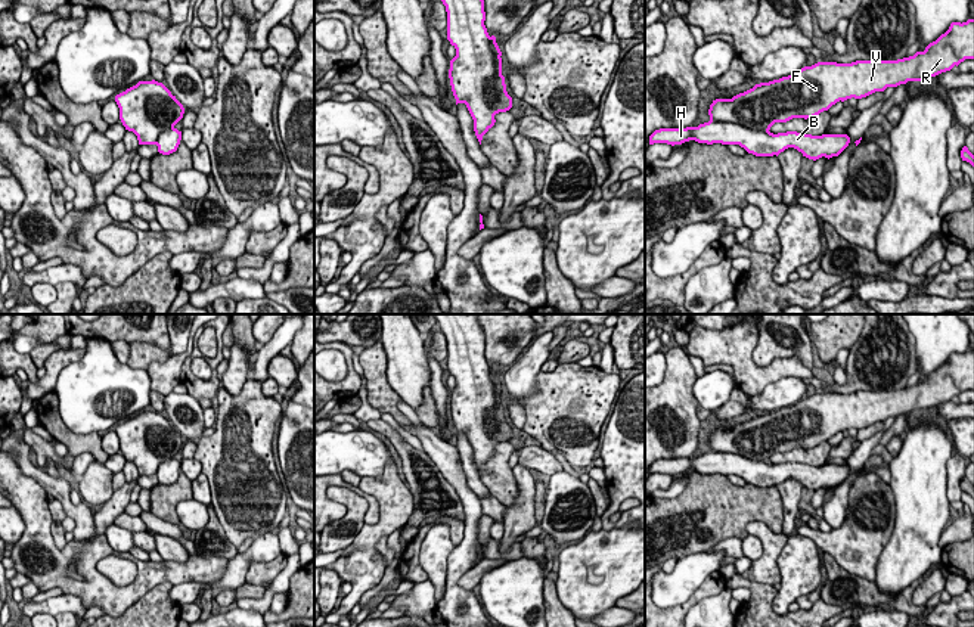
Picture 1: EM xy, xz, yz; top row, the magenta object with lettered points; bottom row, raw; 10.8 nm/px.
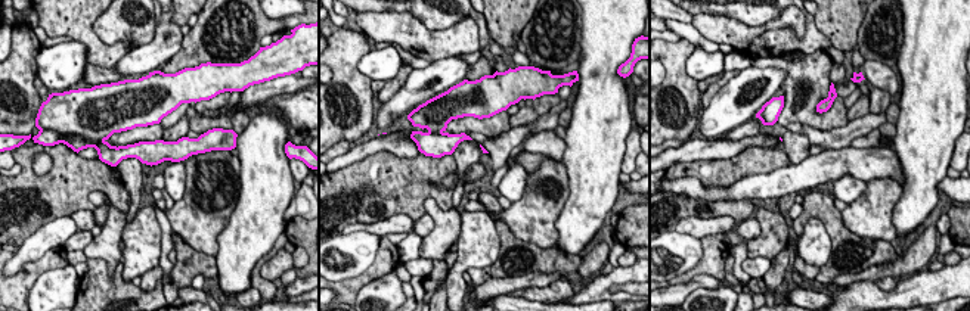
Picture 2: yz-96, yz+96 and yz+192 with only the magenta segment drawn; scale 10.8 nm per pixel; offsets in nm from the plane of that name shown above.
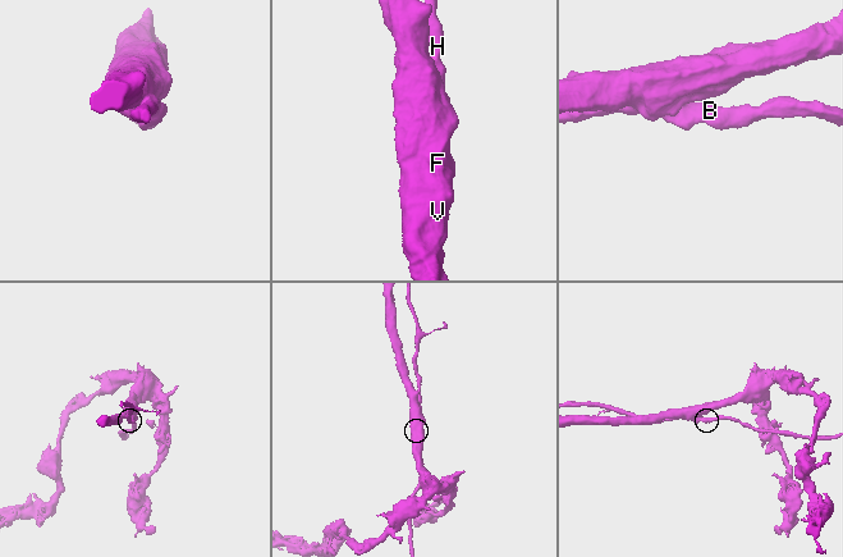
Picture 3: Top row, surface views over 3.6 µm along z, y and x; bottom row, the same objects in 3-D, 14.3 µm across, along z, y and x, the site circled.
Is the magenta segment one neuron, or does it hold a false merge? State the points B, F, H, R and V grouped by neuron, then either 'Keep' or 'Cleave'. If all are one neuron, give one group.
Groups: B F H R V. Keep

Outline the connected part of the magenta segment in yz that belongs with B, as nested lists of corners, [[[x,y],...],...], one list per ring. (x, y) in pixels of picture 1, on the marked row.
[[[974,19],[952,22],[949,30],[924,52],[897,60],[818,62],[798,72],[756,84],[732,99],[710,105],[710,121],[698,127],[660,128],[649,145],[698,143],[739,145],[756,156],[779,155],[794,148],[809,159],[838,156],[850,143],[847,134],[812,136],[787,131],[770,133],[775,122],[813,118],[837,102],[862,99],[908,81],[925,81],[974,59]]]

